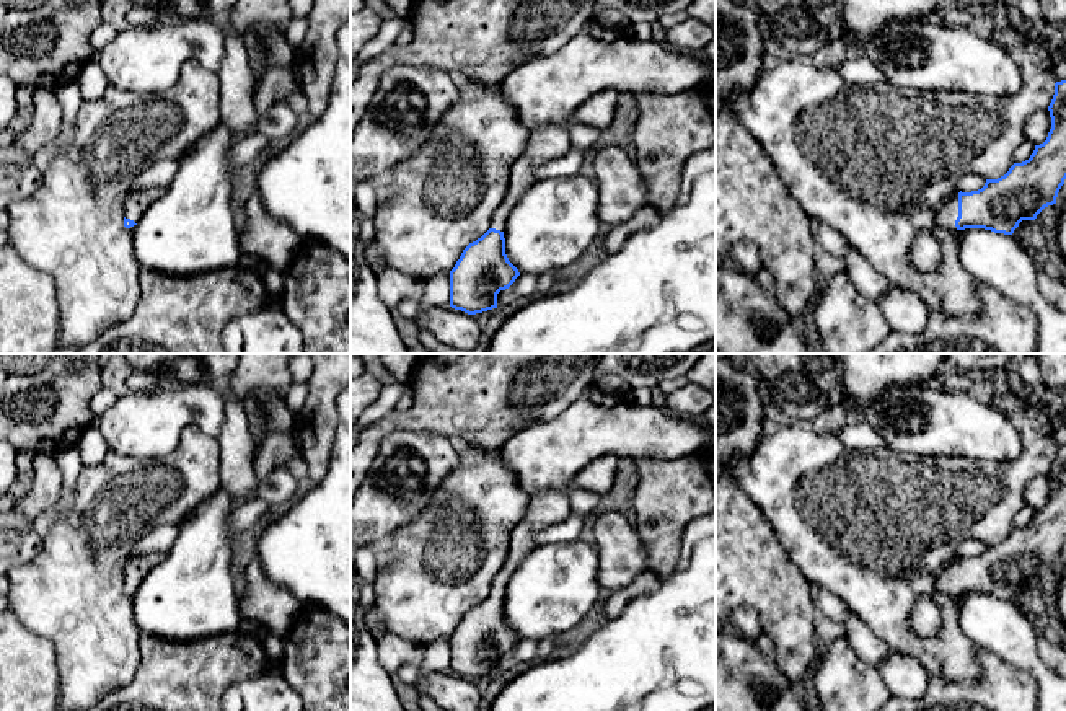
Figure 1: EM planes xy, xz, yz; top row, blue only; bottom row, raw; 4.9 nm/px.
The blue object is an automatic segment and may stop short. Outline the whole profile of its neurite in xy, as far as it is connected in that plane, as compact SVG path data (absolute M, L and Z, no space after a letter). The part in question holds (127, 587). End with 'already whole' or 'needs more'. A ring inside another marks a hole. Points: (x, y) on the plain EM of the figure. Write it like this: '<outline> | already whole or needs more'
M152 551L145 554L132 554L124 569L124 592L132 597L147 574L165 558L163 553Z | needs more

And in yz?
M1066 445L1055 448L1055 460L1048 471L1051 494L1043 509L1022 528L1014 528L998 545L986 545L985 551L971 558L954 558L936 577L936 587L950 595L985 594L994 598L1012 600L1022 585L1035 585L1048 571L1056 569L1058 558L1066 545Z | needs more

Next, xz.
M570 492L531 496L525 517L510 533L502 569L494 576L489 595L469 608L450 636L450 672L468 680L497 673L497 659L520 641L505 620L507 584L520 563L536 548L535 537L570 515Z | needs more

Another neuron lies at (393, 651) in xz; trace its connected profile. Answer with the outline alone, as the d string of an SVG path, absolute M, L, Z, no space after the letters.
M386 633L378 639L378 660L390 675L403 665L414 665L421 673L424 646L409 643L394 633Z

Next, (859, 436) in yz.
M864 421L844 426L836 435L852 450L877 450L887 447L883 437Z

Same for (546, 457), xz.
M587 388L574 404L551 421L540 421L512 435L497 452L517 475L520 488L535 496L540 492L570 492L574 478L600 457L614 455L654 460L676 460L699 453L716 453L707 426L696 424L654 404L639 406L629 398L619 398Z

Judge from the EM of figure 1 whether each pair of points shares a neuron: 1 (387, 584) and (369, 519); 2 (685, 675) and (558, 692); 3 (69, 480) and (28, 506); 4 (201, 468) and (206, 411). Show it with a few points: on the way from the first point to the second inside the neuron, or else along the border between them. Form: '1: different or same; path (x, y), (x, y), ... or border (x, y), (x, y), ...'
1: different; border (409, 522), (398, 527), (380, 547)
2: same; path (654, 675), (641, 675), (625, 692), (589, 692)
3: different; border (54, 457), (61, 473), (61, 496), (38, 516)
4: different; border (215, 437), (189, 424), (171, 452)

